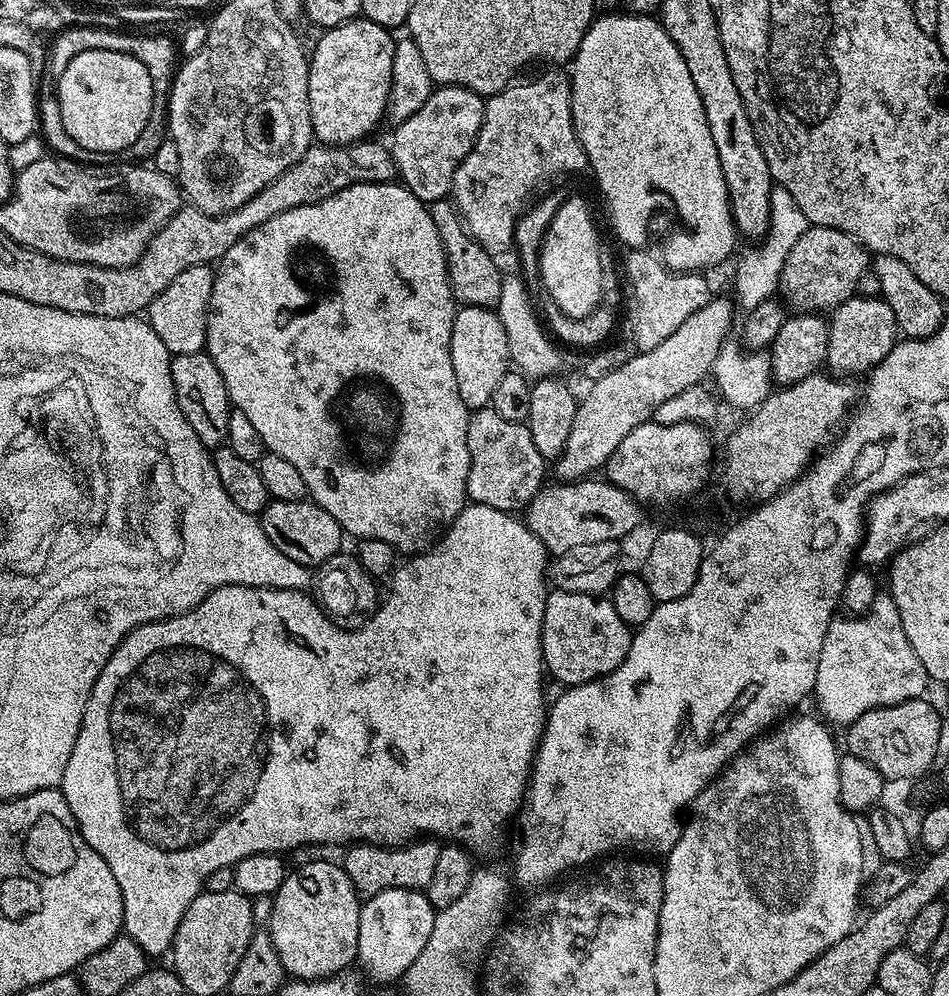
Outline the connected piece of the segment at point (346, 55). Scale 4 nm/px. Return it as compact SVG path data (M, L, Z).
M357 18L347 20L319 33L316 49L311 49L308 62L308 106L313 137L321 144L352 144L356 140L371 137L372 132L385 119L388 111L388 95L392 85L392 63L396 40L387 28L374 22Z

